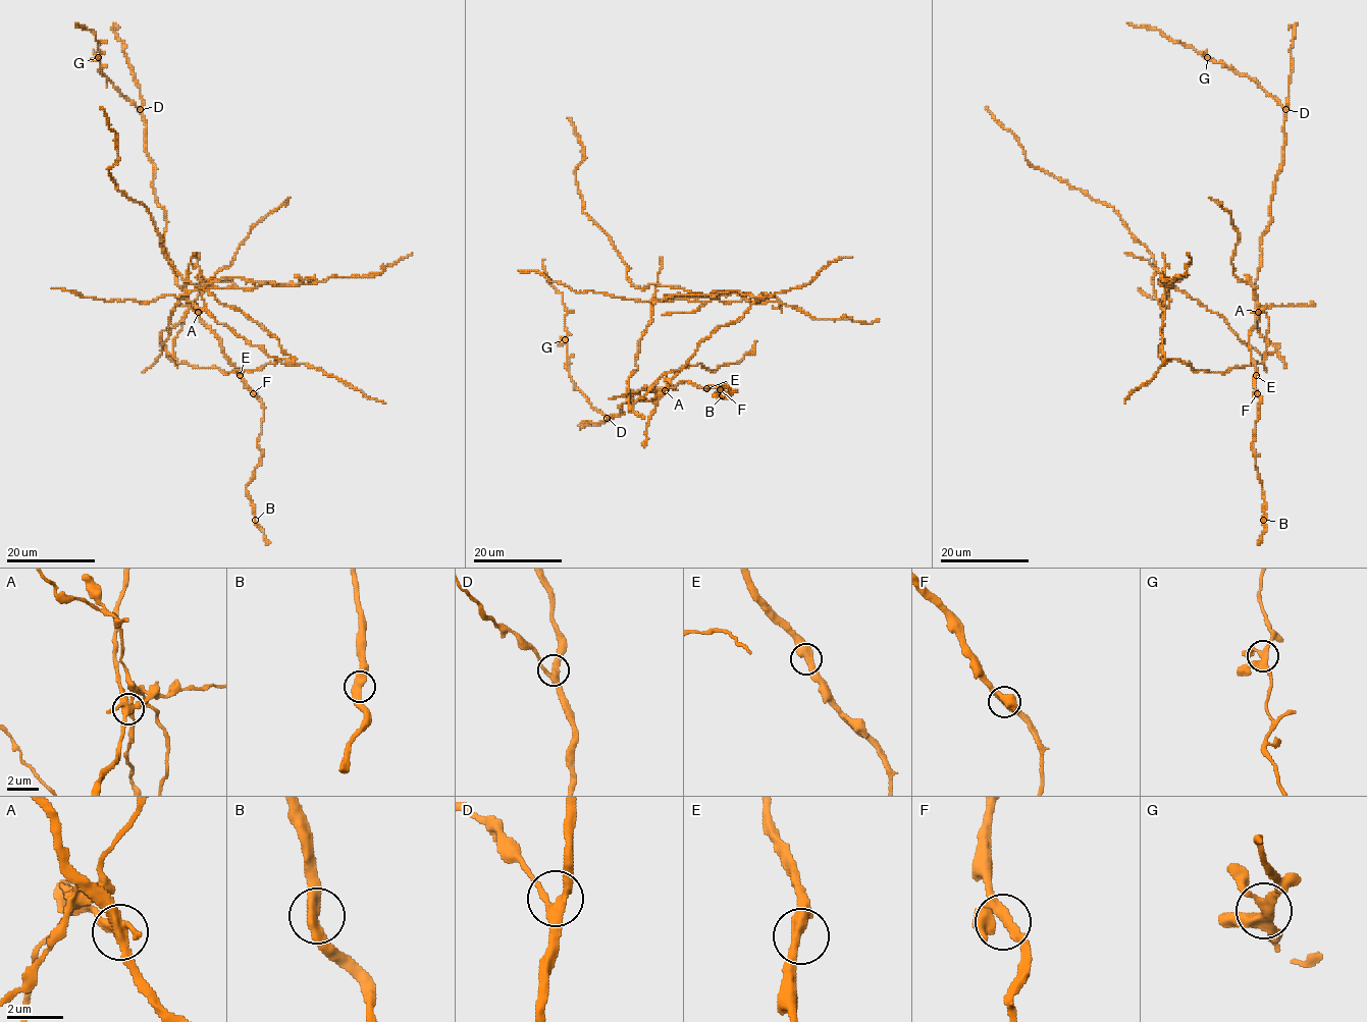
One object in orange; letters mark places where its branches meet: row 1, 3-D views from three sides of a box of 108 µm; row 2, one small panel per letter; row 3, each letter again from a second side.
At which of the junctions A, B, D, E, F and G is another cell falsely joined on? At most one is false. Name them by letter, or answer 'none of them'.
A

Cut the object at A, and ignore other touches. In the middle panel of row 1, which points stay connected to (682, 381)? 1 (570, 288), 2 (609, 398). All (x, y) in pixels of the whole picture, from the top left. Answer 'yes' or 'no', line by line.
1: no
2: no

